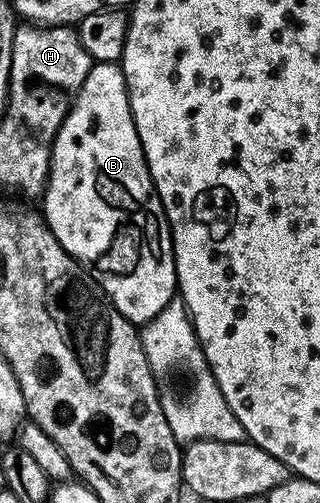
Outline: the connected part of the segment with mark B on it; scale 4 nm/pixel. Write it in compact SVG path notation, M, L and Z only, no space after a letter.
M96 63L93 65L86 77L86 81L80 87L80 92L73 99L72 108L69 109L67 117L62 121L62 125L52 142L48 186L44 188L42 202L44 202L42 218L54 233L56 240L62 245L62 249L66 249L66 253L70 253L70 257L74 257L82 264L84 270L88 272L88 276L108 294L108 300L118 309L118 313L122 313L122 317L126 317L131 323L143 325L164 312L166 305L172 302L178 291L176 285L176 258L172 252L172 230L168 228L168 219L164 215L164 206L158 197L156 187L152 184L152 178L148 172L148 163L144 160L144 150L132 120L132 110L128 100L128 86L124 80L123 70L116 63Z

